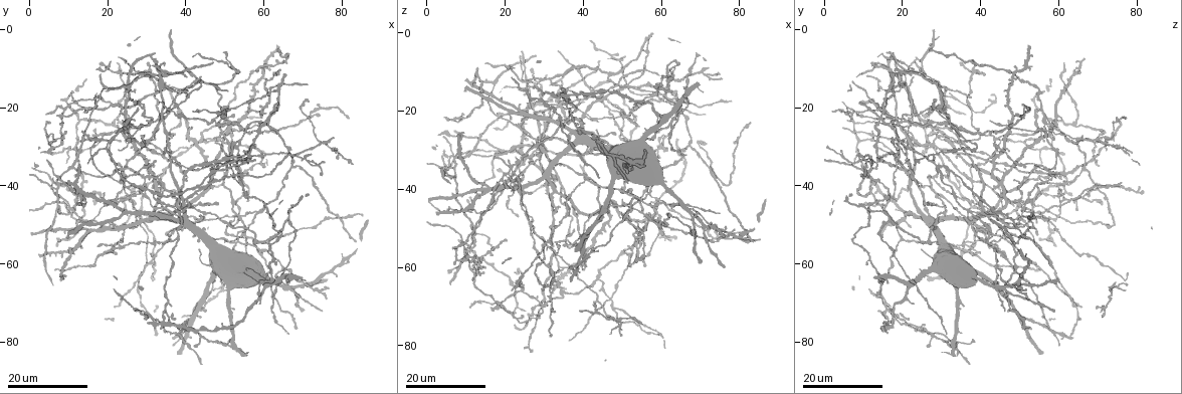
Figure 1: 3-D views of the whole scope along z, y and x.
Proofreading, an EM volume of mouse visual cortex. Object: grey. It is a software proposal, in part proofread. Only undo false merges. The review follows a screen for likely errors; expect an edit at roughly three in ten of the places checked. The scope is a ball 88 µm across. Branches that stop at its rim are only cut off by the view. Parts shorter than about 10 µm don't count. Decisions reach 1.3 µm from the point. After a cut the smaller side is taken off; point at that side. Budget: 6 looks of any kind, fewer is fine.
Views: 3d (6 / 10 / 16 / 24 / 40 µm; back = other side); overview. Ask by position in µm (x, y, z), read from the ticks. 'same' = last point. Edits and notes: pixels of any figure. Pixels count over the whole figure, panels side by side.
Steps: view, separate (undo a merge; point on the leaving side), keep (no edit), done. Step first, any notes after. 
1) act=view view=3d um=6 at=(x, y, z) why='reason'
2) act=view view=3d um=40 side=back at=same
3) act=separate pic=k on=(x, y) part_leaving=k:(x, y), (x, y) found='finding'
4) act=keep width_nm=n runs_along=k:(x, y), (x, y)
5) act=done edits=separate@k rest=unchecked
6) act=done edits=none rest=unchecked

act=view view=3d um=16 at=(53.0, 54.5, 41.5) why='four or more arms meet'

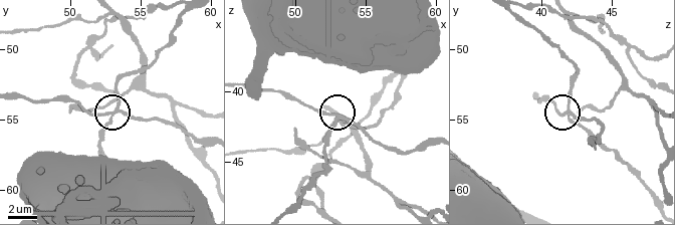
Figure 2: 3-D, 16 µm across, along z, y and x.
act=view view=3d um=10 at=(52.8, 55.0, 42.2)

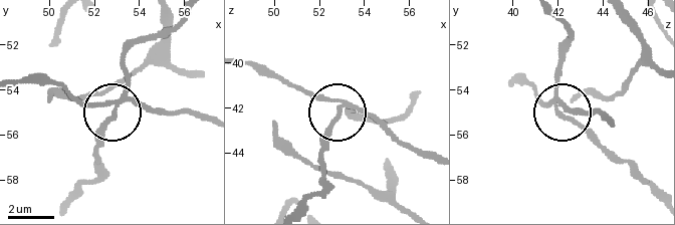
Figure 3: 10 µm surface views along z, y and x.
act=keep found='one neuron here'

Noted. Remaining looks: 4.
act=view view=3d um=24 at=(30.0, 41.0, 69.5) why='three-way junction'

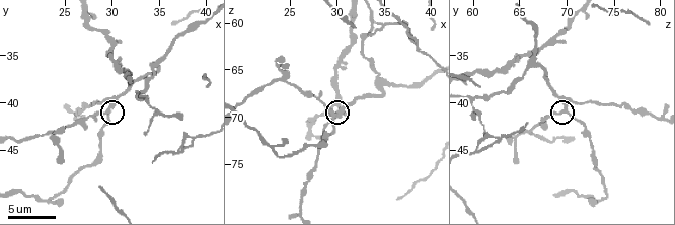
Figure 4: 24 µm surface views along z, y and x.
act=view view=3d um=6 at=(29.6, 40.8, 69.6)

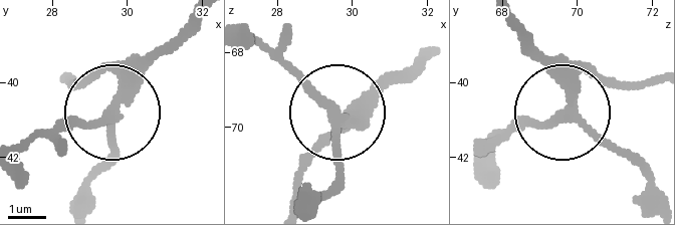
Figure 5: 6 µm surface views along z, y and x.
act=keep width_nm=220 runs_along=5:(502, 17), (553, 74), (564, 103), (553, 117), (489, 133) found='continuous, no second neuron'

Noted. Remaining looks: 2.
act=view view=3d um=16 at=(34.8, 36.0, 67.0)

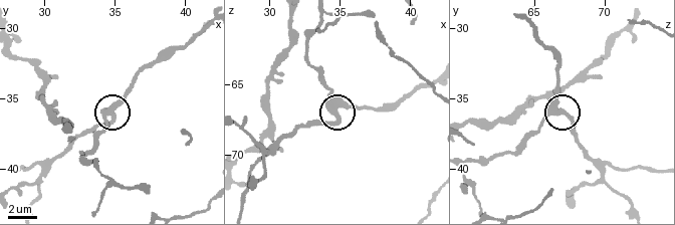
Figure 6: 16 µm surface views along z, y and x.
act=view view=3d um=16 side=back at=(34.6, 36.0, 67.2) why='other side'

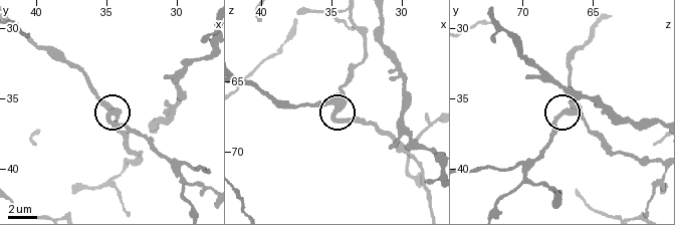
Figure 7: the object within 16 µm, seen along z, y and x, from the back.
act=keep runs_along=7:(244, 80), (280, 99), (330, 103), (338, 107), (345, 79) found='continuous, no second neuron'

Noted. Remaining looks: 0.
act=done edits=none rest=unchecked

